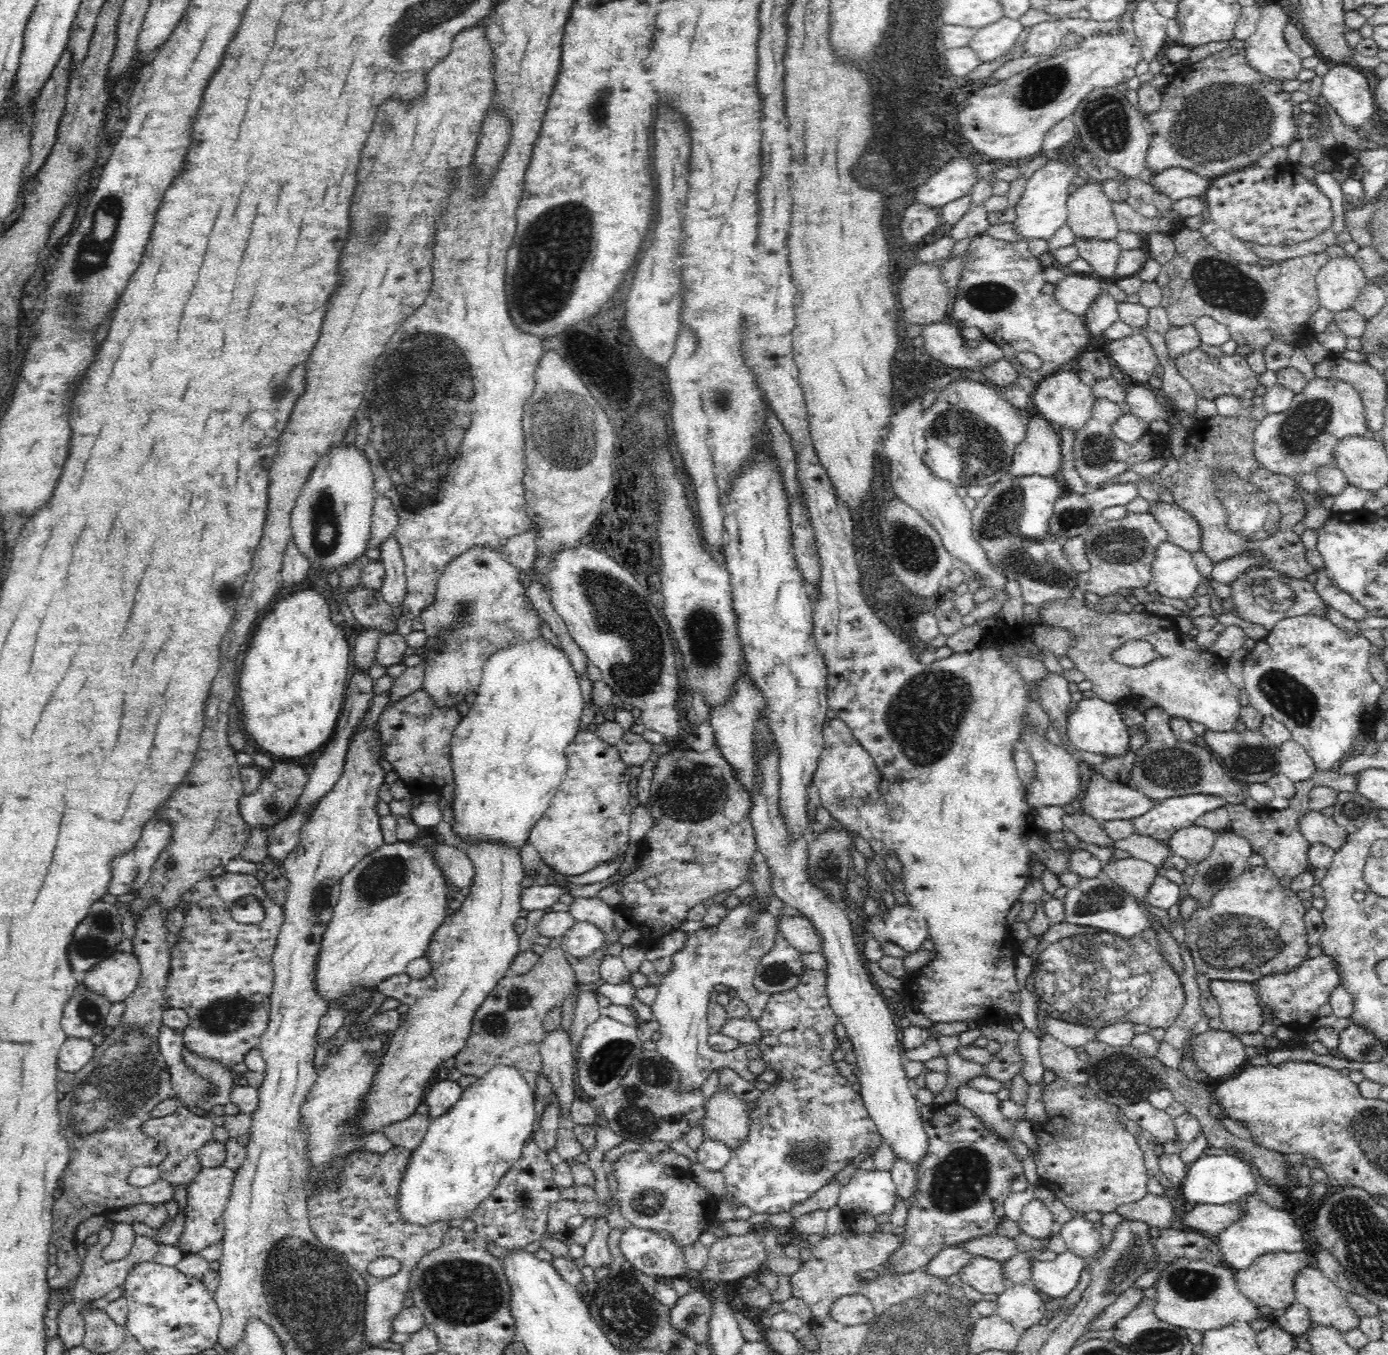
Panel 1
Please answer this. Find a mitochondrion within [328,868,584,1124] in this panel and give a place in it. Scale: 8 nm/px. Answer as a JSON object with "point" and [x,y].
{"point":[495,1023]}

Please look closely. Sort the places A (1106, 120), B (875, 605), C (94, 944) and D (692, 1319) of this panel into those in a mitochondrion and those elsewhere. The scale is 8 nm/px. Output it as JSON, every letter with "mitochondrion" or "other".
{"A":"mitochondrion","B":"other","C":"mitochondrion","D":"mitochondrion"}

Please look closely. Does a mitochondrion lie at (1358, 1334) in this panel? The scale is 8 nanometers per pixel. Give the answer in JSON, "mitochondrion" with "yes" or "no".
{"mitochondrion":"no"}

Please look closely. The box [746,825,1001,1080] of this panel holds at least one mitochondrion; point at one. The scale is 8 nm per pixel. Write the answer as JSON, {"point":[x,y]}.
{"point":[828,863]}

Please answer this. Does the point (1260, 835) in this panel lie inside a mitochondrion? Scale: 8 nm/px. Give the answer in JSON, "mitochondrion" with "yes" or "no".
{"mitochondrion":"no"}

